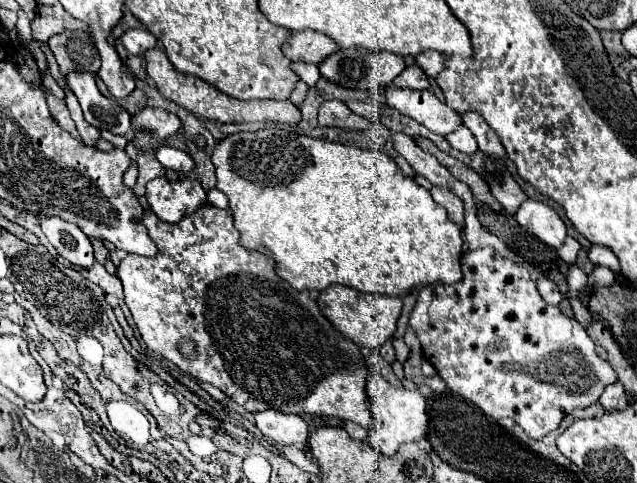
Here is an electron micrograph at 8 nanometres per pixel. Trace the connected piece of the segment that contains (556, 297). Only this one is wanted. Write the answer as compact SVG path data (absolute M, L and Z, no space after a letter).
M541 277L541 279L537 281L537 289L539 289L541 297L543 297L549 305L559 305L561 299L563 299L563 295L559 293L555 281L551 281L549 277Z

